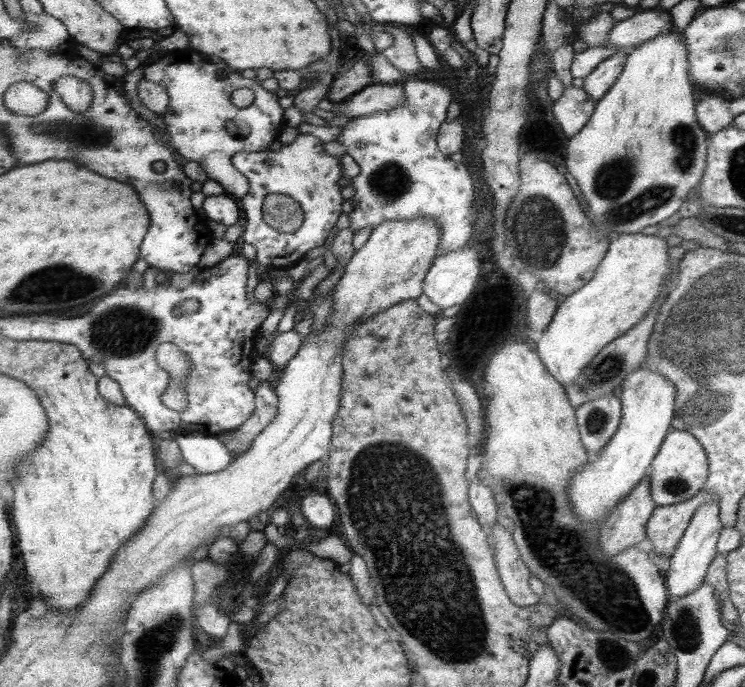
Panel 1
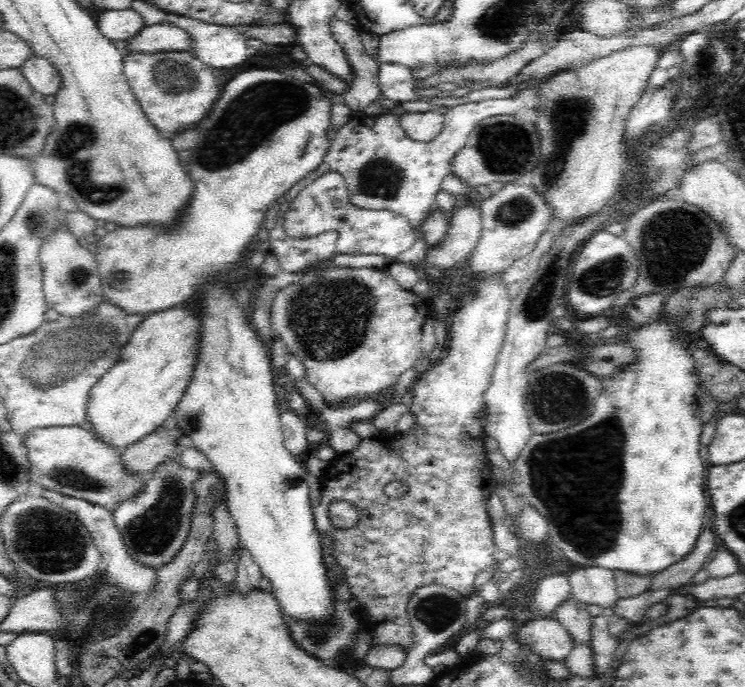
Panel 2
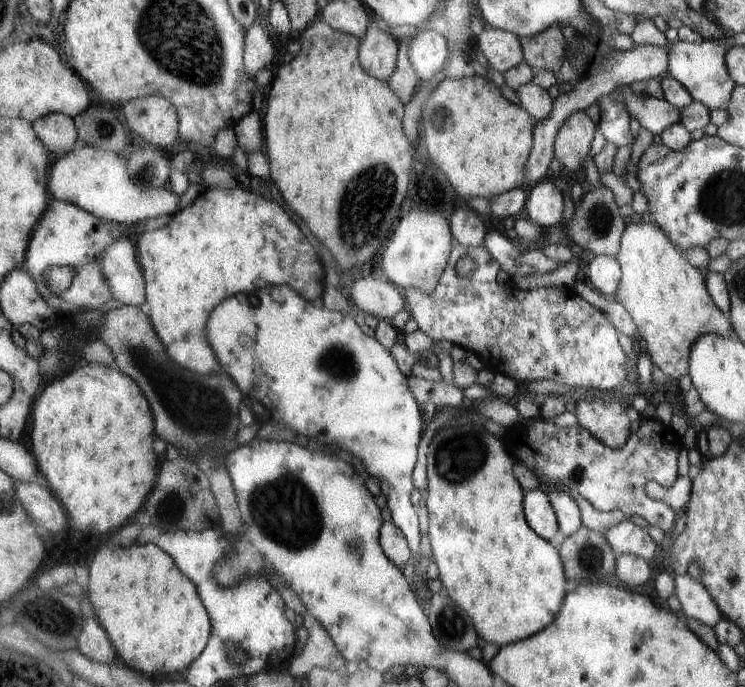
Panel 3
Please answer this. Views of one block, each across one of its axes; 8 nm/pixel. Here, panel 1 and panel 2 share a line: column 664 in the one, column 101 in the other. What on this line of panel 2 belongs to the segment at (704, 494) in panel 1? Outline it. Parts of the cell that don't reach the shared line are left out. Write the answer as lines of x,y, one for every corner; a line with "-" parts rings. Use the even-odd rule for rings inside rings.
30,484
27,488
29,495
40,495
50,499
54,503
60,503
64,509
74,511
77,514
79,520
84,524
84,527
90,531
93,536
94,544
98,547
100,554
103,558
103,573
110,577
110,581
116,581
124,591
130,591
132,594
138,594
140,597
146,596
149,590
155,583
155,572
151,566
142,565
138,563
134,557
128,552
128,547
124,543
124,537
118,526
115,524
113,518
113,508
98,506
92,504
83,498
72,498
53,490
46,490
45,488
39,488
35,484

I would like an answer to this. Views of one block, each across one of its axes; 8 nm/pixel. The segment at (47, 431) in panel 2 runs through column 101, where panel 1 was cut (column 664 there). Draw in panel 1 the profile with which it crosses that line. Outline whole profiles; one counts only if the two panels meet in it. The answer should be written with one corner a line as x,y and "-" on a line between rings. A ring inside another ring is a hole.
670,430
654,458
649,478
651,496
658,506
669,506
693,498
695,493
704,488
708,478
708,458
704,448
689,431

